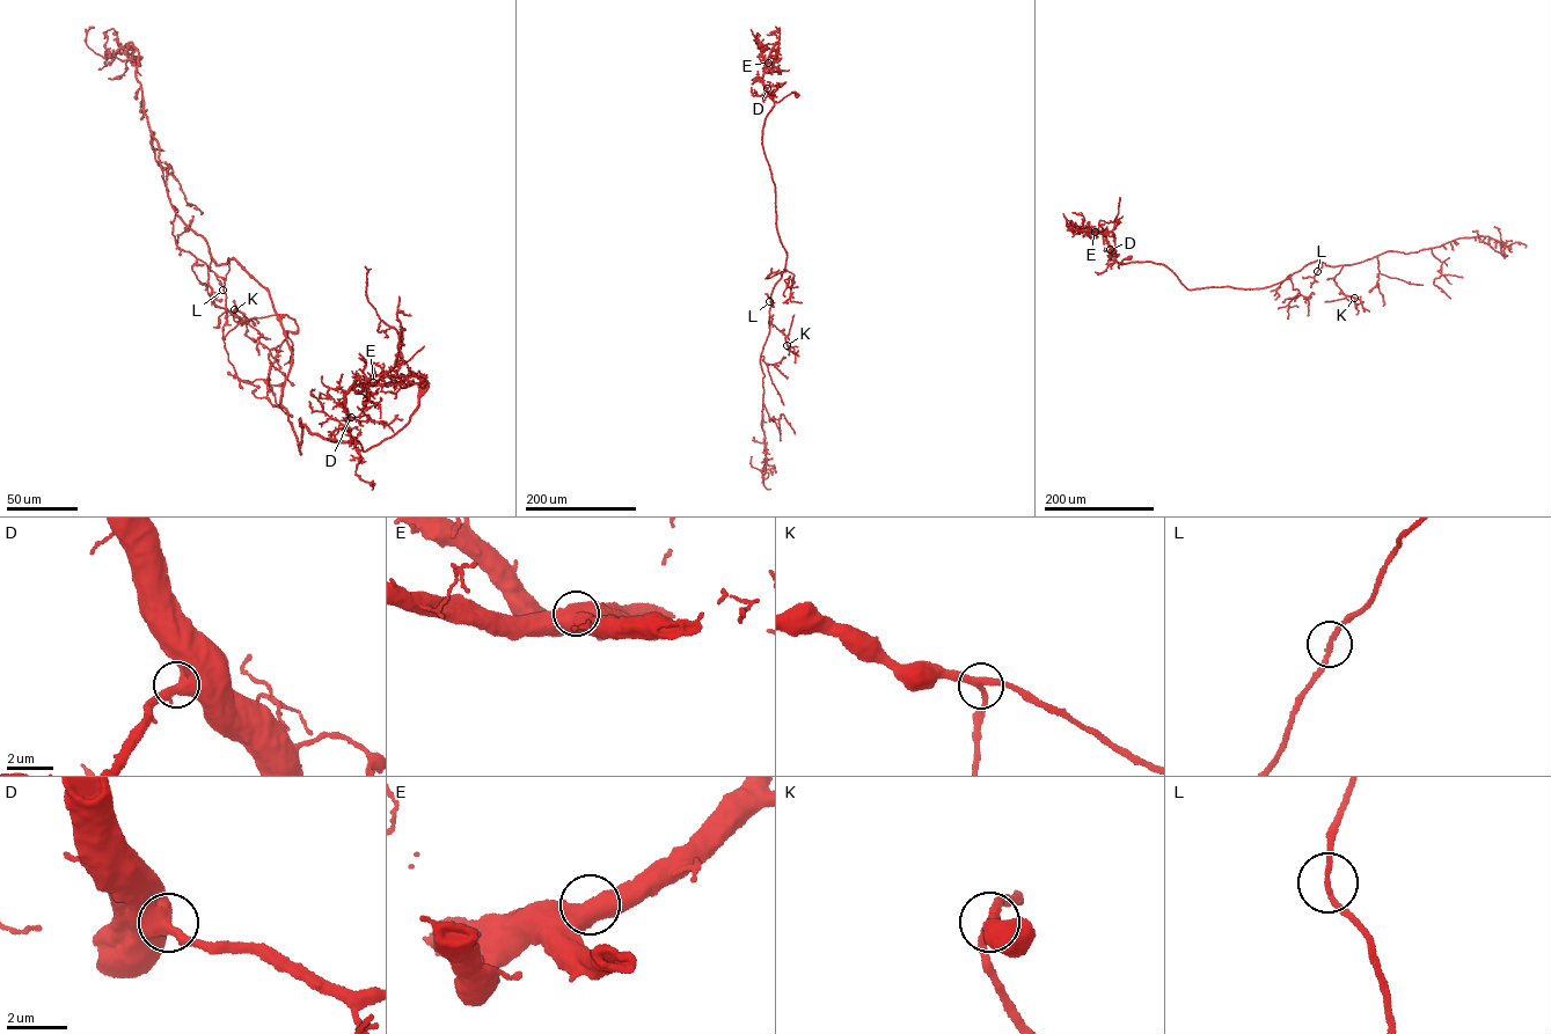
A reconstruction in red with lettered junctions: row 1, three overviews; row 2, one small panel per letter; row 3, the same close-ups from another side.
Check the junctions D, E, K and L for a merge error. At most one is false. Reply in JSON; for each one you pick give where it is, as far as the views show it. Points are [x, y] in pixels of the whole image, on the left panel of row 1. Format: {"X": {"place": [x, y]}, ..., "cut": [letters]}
{"cut": []}

